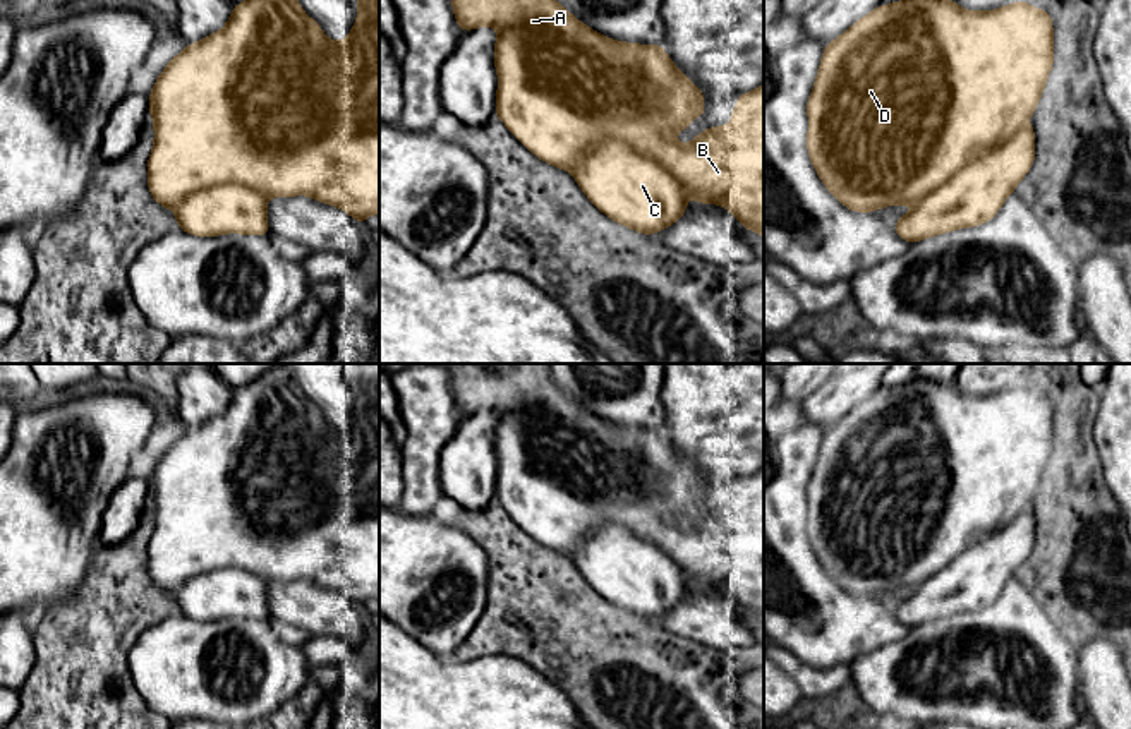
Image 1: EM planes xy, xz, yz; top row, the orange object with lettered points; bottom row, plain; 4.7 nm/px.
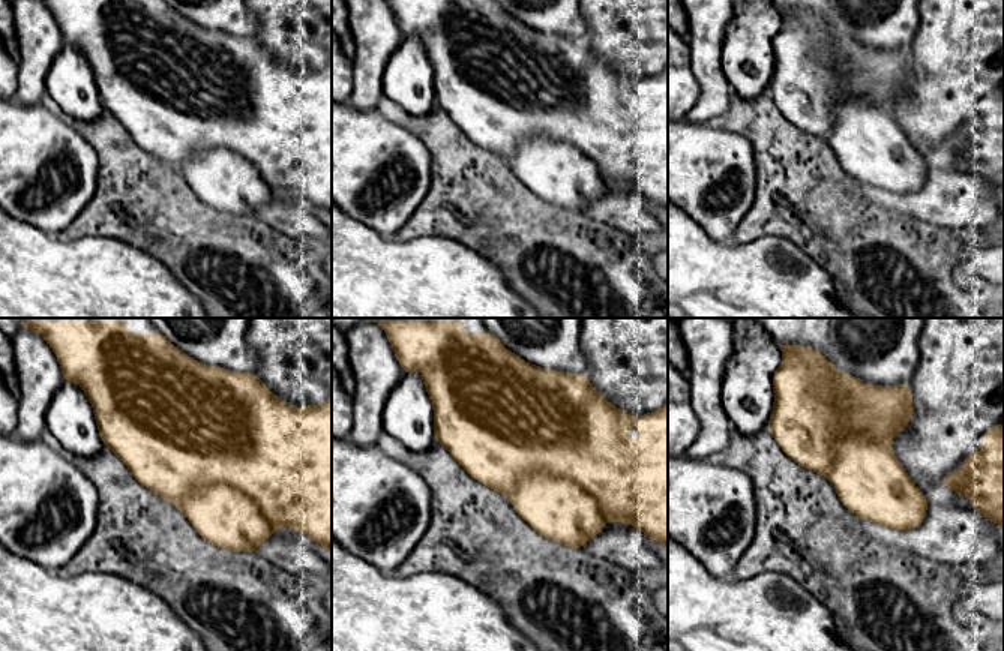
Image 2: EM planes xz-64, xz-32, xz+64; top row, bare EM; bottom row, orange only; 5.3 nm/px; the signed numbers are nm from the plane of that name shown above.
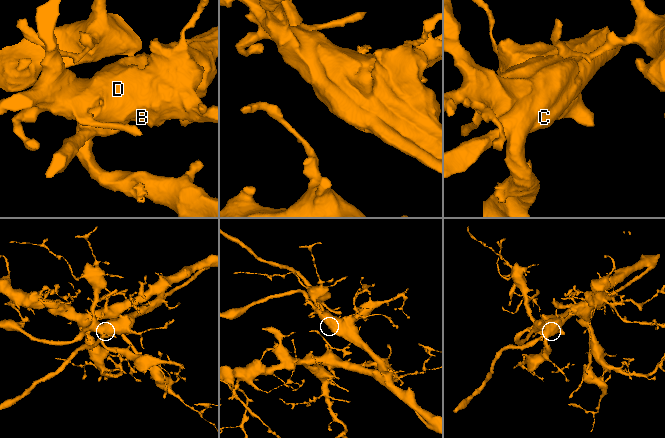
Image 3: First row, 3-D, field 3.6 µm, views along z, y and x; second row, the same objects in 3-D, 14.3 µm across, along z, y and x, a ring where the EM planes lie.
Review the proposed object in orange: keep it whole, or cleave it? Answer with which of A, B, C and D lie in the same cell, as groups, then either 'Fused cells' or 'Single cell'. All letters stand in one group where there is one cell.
Groups: A B D / C. Fused cells

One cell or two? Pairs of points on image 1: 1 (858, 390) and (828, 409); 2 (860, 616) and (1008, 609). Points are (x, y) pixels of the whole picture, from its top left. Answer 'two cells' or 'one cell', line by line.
1: one cell
2: two cells

